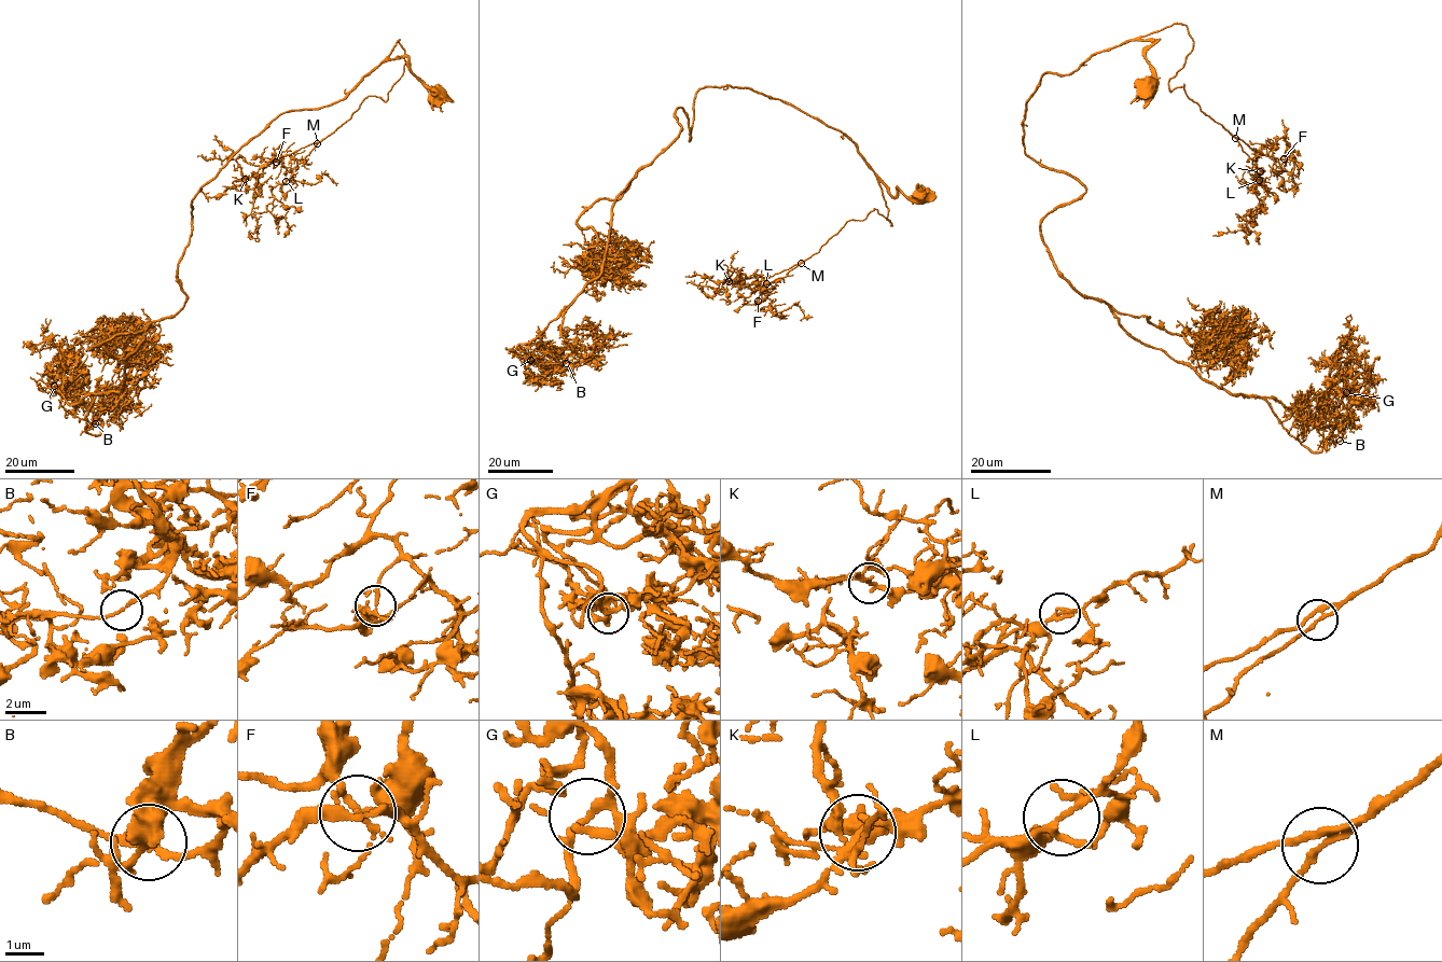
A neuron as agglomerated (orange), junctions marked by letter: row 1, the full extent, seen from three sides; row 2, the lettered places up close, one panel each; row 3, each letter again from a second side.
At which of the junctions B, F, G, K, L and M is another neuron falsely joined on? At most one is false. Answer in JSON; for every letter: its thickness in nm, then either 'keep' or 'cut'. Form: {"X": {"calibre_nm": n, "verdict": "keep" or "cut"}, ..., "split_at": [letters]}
{"B": {"calibre_nm": 170, "verdict": "keep"}, "F": {"calibre_nm": 150, "verdict": "keep"}, "G": {"calibre_nm": 160, "verdict": "keep"}, "K": {"calibre_nm": 170, "verdict": "keep"}, "L": {"calibre_nm": 150, "verdict": "keep"}, "M": {"calibre_nm": 150, "verdict": "keep"}, "split_at": []}

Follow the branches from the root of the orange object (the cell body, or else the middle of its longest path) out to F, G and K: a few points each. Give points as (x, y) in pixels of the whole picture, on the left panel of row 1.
F: (439, 95), (406, 56), (387, 56), (399, 39), (403, 72), (388, 99), (368, 96), (321, 141), (276, 162)
G: (439, 95), (403, 56), (274, 119), (192, 199), (186, 302), (122, 389), (71, 405), (54, 386)
K: (439, 95), (406, 56), (387, 56), (399, 39), (403, 72), (386, 101), (368, 96), (321, 141), (244, 179)

